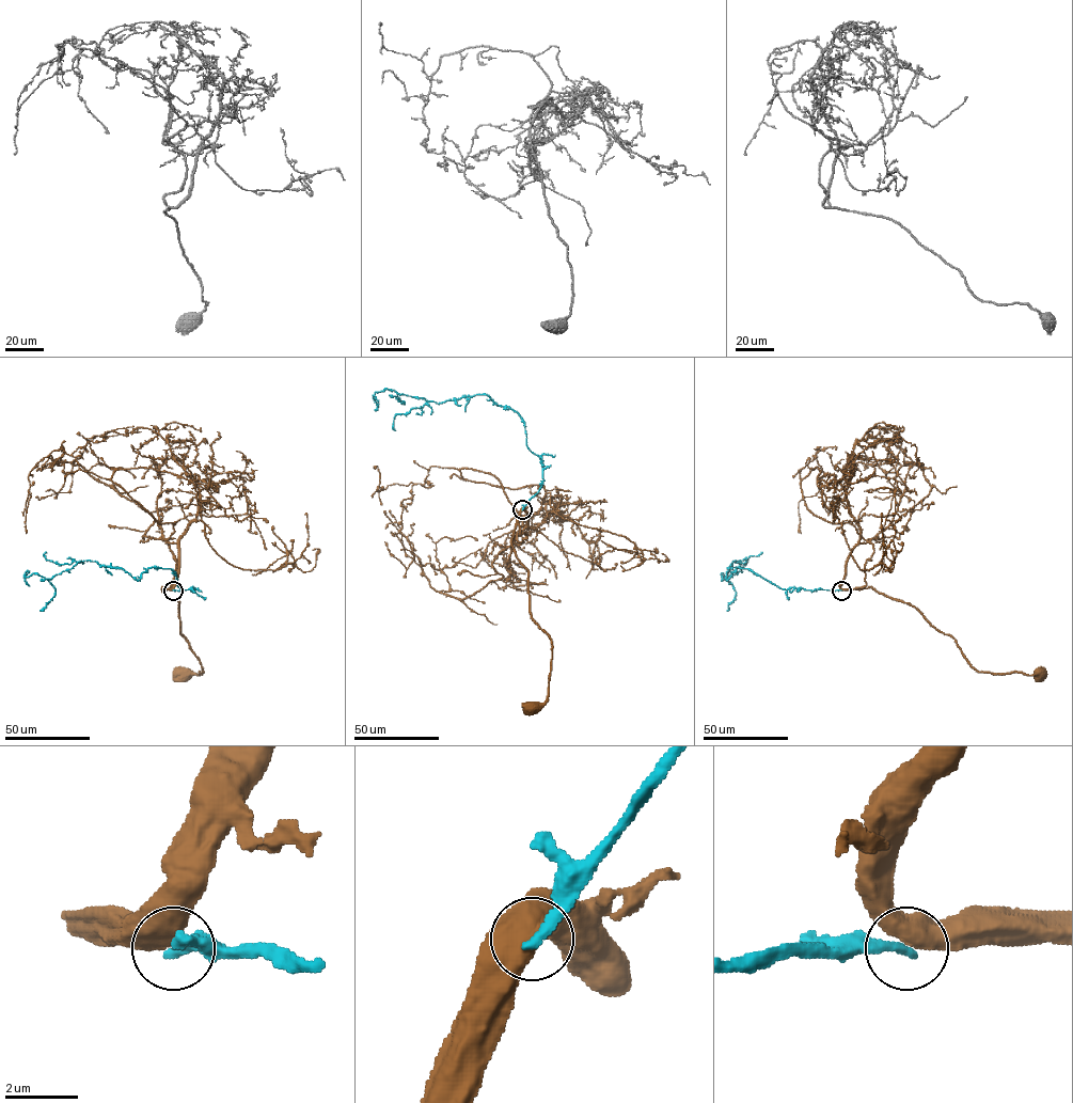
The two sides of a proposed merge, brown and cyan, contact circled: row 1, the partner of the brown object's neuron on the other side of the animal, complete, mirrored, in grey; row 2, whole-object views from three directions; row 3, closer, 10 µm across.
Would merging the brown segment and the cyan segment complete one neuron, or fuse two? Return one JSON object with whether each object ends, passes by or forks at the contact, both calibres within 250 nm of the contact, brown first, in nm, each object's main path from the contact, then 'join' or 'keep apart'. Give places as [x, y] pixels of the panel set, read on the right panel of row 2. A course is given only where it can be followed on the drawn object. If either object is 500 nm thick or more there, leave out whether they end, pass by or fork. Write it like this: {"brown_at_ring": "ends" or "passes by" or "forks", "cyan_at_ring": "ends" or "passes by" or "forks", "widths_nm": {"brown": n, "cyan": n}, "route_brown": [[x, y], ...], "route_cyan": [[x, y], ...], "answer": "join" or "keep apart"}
{"widths_nm": {"brown": 700, "cyan": 280}, "route_brown": [[841, 591], [872, 587], [909, 603], [936, 628], [949, 634], [978, 672], [1038, 674]], "route_cyan": [[841, 591], [782, 589], [739, 567], [726, 580], [735, 560], [726, 578], [721, 576], [743, 571]], "answer": "keep apart"}

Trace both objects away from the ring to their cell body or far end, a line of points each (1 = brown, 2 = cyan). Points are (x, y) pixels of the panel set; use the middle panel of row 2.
1: (522, 509), (511, 545), (527, 571), (531, 617), (548, 635), (551, 646), (546, 699), (530, 703), (529, 706)
2: (522, 509), (541, 485), (542, 472), (517, 413), (486, 394), (437, 403), (388, 389), (374, 394), (375, 411)

